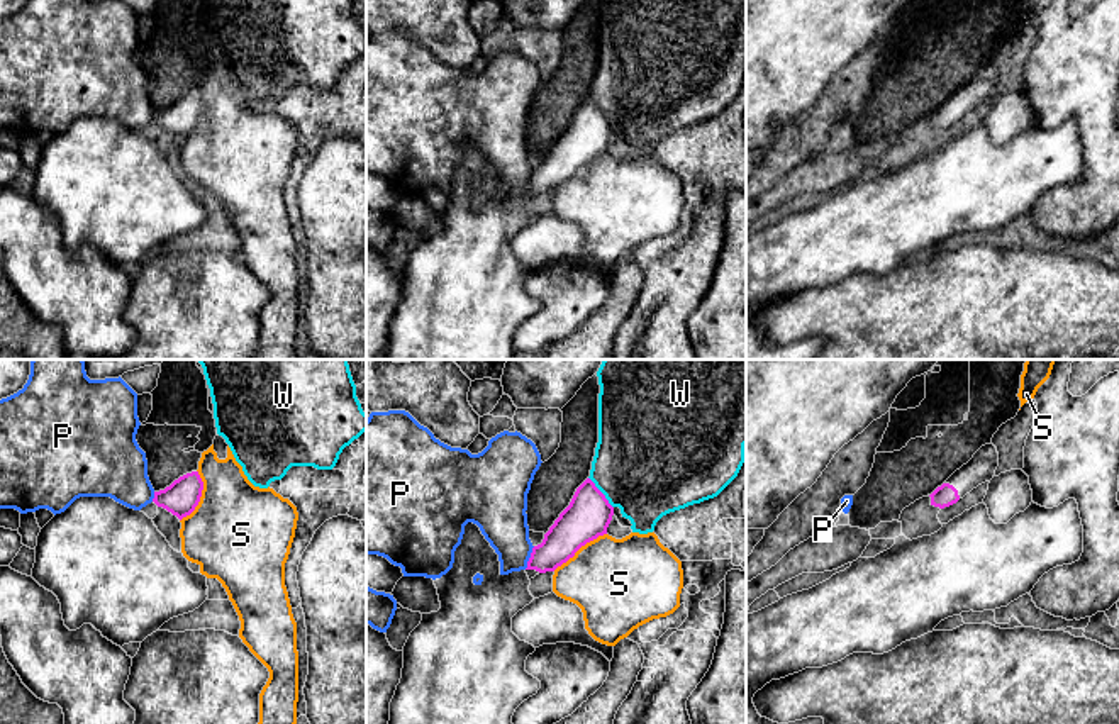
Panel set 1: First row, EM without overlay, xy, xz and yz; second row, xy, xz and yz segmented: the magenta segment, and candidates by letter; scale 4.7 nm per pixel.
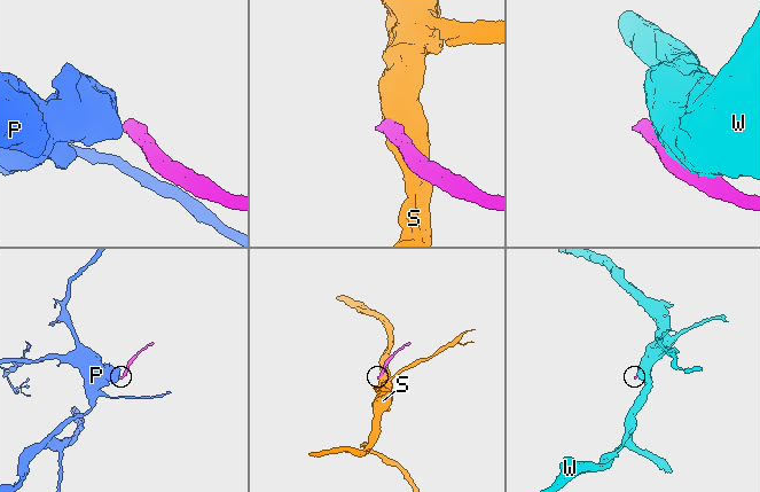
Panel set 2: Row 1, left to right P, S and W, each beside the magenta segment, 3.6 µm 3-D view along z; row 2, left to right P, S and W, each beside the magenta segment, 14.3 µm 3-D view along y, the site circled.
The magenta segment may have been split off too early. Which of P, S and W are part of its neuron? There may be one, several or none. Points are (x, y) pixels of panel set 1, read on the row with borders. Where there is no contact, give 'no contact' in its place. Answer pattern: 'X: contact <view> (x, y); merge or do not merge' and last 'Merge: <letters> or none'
P: contact xz (529, 558); do not merge
S: contact xz (578, 548); do not merge
W: contact xz (601, 492); do not merge
Merge: none

